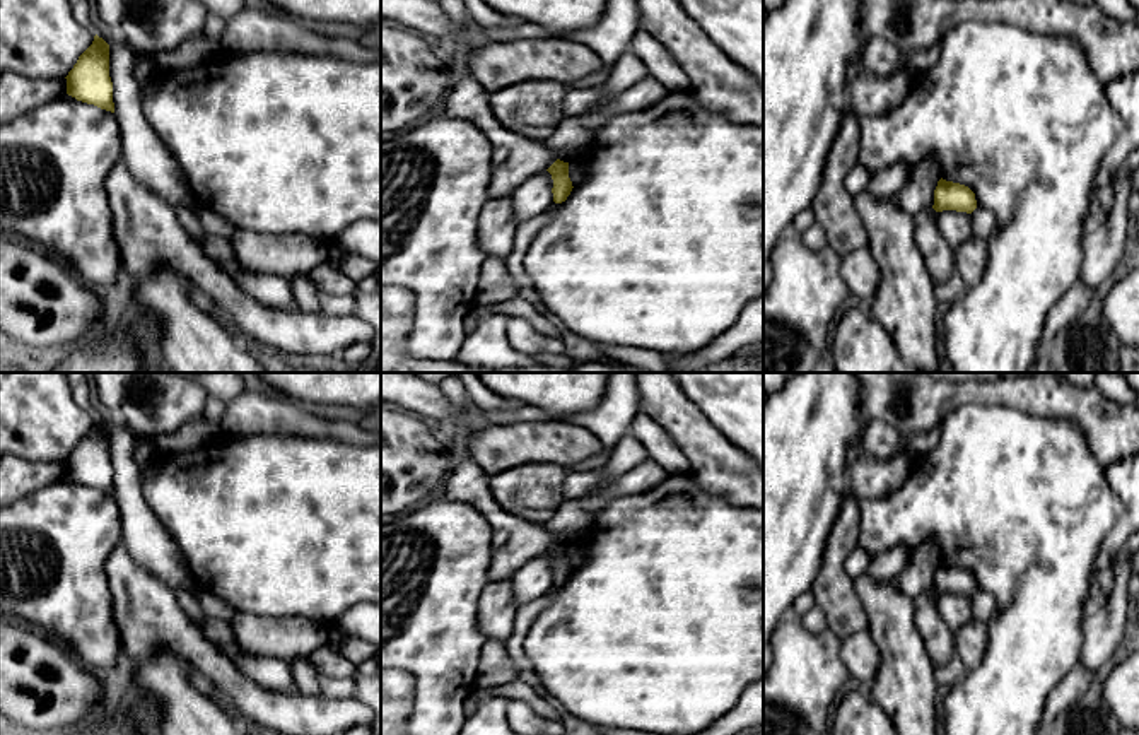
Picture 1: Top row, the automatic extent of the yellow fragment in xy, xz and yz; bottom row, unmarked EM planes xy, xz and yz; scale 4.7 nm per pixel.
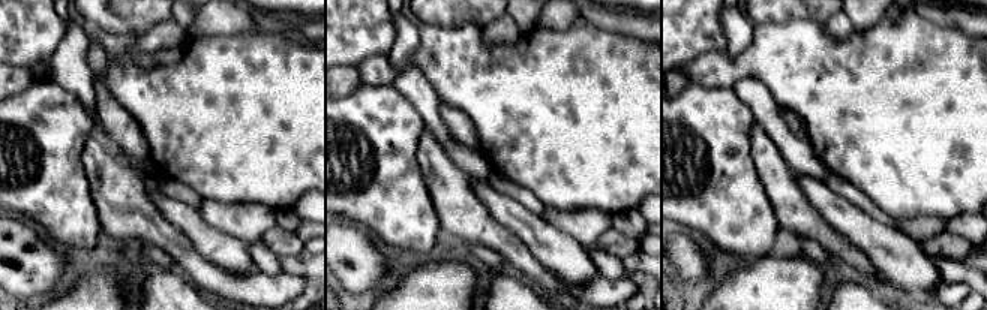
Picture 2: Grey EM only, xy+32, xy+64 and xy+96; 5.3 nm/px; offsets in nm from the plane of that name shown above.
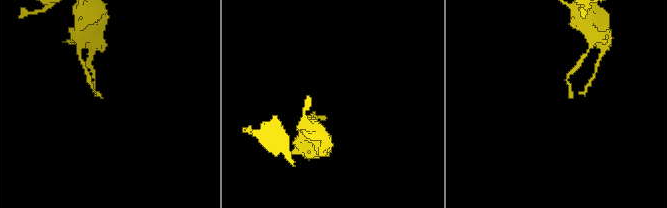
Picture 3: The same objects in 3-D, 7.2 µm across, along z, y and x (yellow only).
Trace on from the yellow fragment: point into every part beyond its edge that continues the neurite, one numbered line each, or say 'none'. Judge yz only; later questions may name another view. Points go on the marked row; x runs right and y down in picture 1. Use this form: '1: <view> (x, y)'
none

